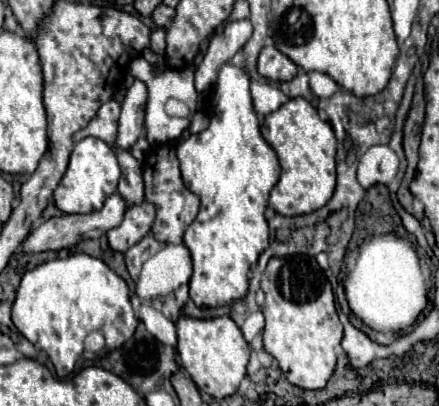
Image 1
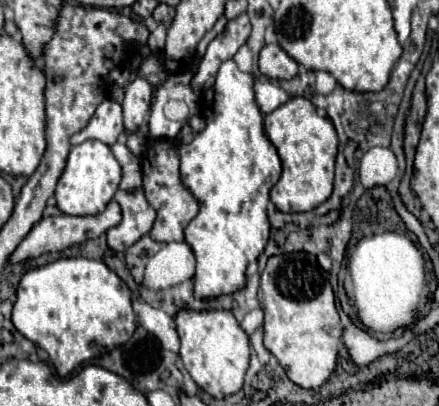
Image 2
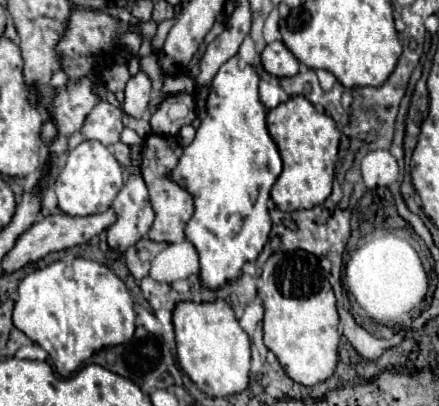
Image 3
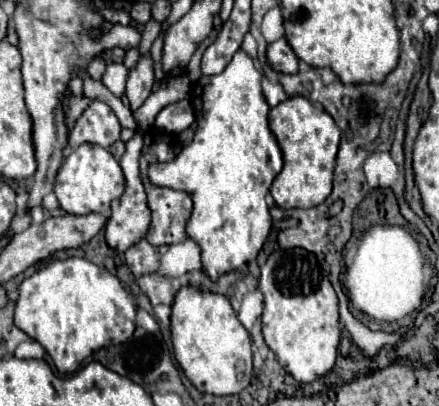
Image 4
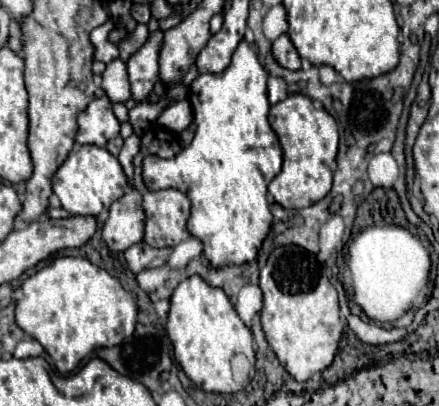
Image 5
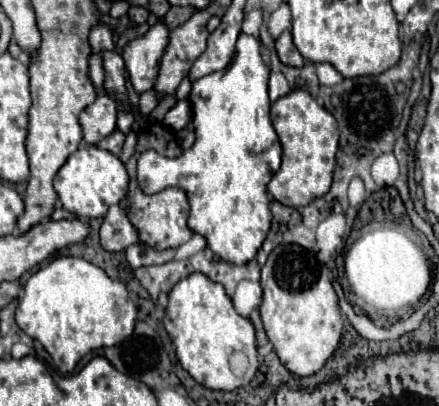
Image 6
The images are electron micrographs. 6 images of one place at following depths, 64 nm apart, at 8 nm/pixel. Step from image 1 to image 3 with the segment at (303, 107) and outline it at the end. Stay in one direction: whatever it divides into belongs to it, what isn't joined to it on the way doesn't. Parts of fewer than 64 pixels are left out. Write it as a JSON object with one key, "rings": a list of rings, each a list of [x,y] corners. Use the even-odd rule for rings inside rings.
{"rings":[[[294,96],[270,110],[266,116],[266,124],[284,162],[284,170],[272,186],[270,194],[274,204],[282,212],[306,210],[322,204],[332,192],[334,166],[339,160],[340,132],[336,122],[328,114],[316,112],[308,98]]]}

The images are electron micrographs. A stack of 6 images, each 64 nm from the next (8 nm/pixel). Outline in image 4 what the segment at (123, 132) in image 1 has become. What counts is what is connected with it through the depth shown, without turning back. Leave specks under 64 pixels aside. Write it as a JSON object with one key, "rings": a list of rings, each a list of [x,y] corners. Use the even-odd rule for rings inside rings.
{"rings":[[[142,56],[138,60],[138,66],[130,72],[128,82],[126,82],[126,96],[130,100],[130,110],[136,112],[144,100],[152,94],[152,84],[154,84],[154,68],[152,68],[152,58]]]}

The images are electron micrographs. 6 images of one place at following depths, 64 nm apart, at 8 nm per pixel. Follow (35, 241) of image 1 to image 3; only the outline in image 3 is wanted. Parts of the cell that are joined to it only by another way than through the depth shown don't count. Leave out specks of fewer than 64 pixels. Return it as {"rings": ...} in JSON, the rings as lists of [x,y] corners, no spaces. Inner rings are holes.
{"rings":[[[112,208],[106,210],[104,214],[94,214],[94,216],[84,216],[84,218],[68,216],[68,214],[46,216],[44,220],[34,222],[34,224],[16,240],[16,246],[4,256],[2,268],[4,268],[4,272],[14,272],[14,270],[20,270],[20,268],[22,268],[24,264],[28,264],[28,262],[36,262],[36,260],[44,258],[48,252],[58,252],[58,250],[64,250],[64,248],[72,248],[72,246],[90,242],[94,236],[98,236],[102,230],[110,228],[114,222],[116,222],[116,212],[112,212]]]}

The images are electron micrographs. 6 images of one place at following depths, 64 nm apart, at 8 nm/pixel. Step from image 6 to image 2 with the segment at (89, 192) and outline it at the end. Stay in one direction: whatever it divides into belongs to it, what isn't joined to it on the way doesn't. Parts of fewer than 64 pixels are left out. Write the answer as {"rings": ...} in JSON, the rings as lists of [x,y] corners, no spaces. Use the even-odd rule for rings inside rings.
{"rings":[[[86,140],[70,150],[66,168],[58,180],[56,194],[54,194],[56,206],[64,214],[72,214],[72,216],[98,214],[114,198],[120,178],[122,178],[122,170],[120,170],[118,160],[112,156],[110,146],[100,140]]]}

